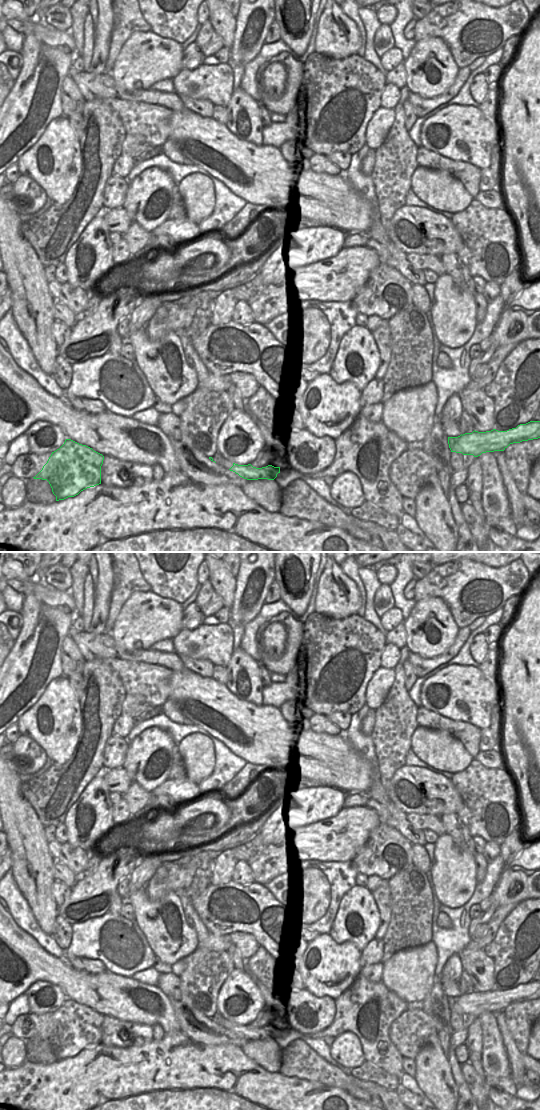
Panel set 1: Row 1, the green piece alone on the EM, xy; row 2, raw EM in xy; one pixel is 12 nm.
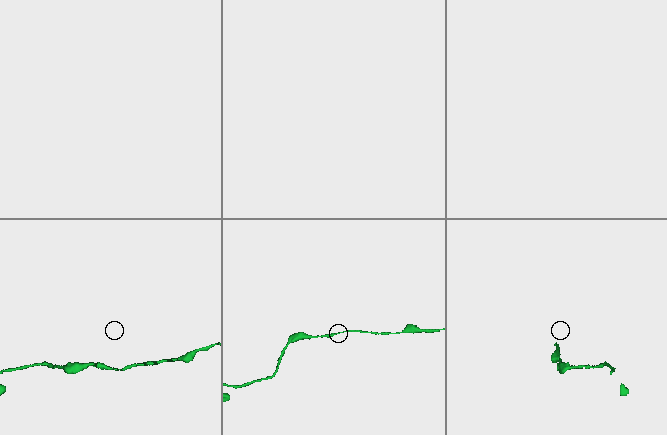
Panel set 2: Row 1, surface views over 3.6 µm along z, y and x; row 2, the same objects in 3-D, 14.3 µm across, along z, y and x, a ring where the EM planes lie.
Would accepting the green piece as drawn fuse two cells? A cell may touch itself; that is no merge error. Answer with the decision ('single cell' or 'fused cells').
single cell

